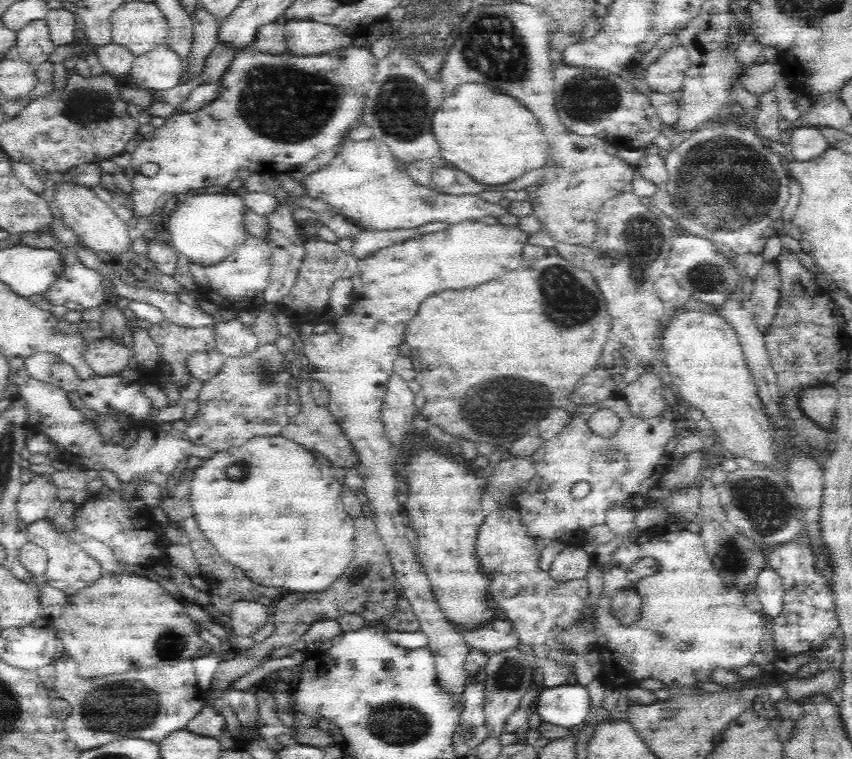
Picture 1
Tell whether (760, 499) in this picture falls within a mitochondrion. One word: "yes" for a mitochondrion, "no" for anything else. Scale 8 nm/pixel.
yes

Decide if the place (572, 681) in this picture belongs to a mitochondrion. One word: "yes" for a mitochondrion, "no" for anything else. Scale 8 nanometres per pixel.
no

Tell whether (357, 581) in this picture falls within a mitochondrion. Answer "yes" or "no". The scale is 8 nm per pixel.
yes

